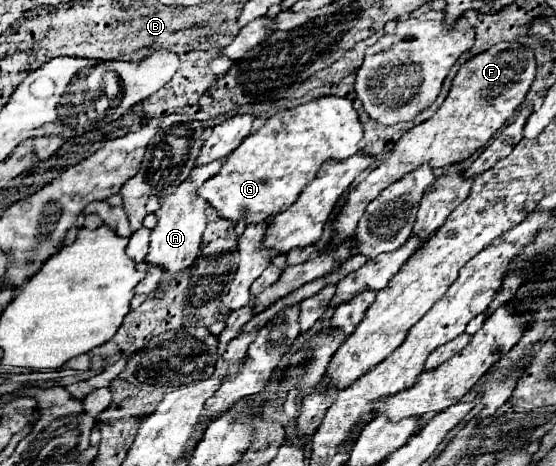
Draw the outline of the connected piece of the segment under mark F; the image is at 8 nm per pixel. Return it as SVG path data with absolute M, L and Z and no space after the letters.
M498 42L494 44L492 48L472 56L468 62L464 62L456 74L456 78L452 80L452 88L450 88L450 94L446 96L446 100L442 102L442 106L434 112L432 118L428 118L426 122L414 126L412 130L408 130L392 148L392 156L386 158L378 168L374 168L348 196L348 202L344 204L342 212L338 214L338 220L334 222L334 228L336 228L336 236L332 240L332 246L344 242L348 236L354 234L354 228L360 220L360 216L364 214L366 206L370 204L370 200L374 200L390 182L396 182L398 178L402 178L404 174L416 170L418 166L422 164L428 164L432 168L442 168L442 166L448 166L448 164L454 164L454 162L460 162L460 160L466 160L468 156L472 156L476 150L484 148L488 144L488 140L508 122L508 118L514 116L514 112L518 110L518 106L524 102L524 96L526 92L530 90L532 86L532 80L534 80L534 74L536 74L536 60L534 60L534 52L530 46L524 46L520 42Z

